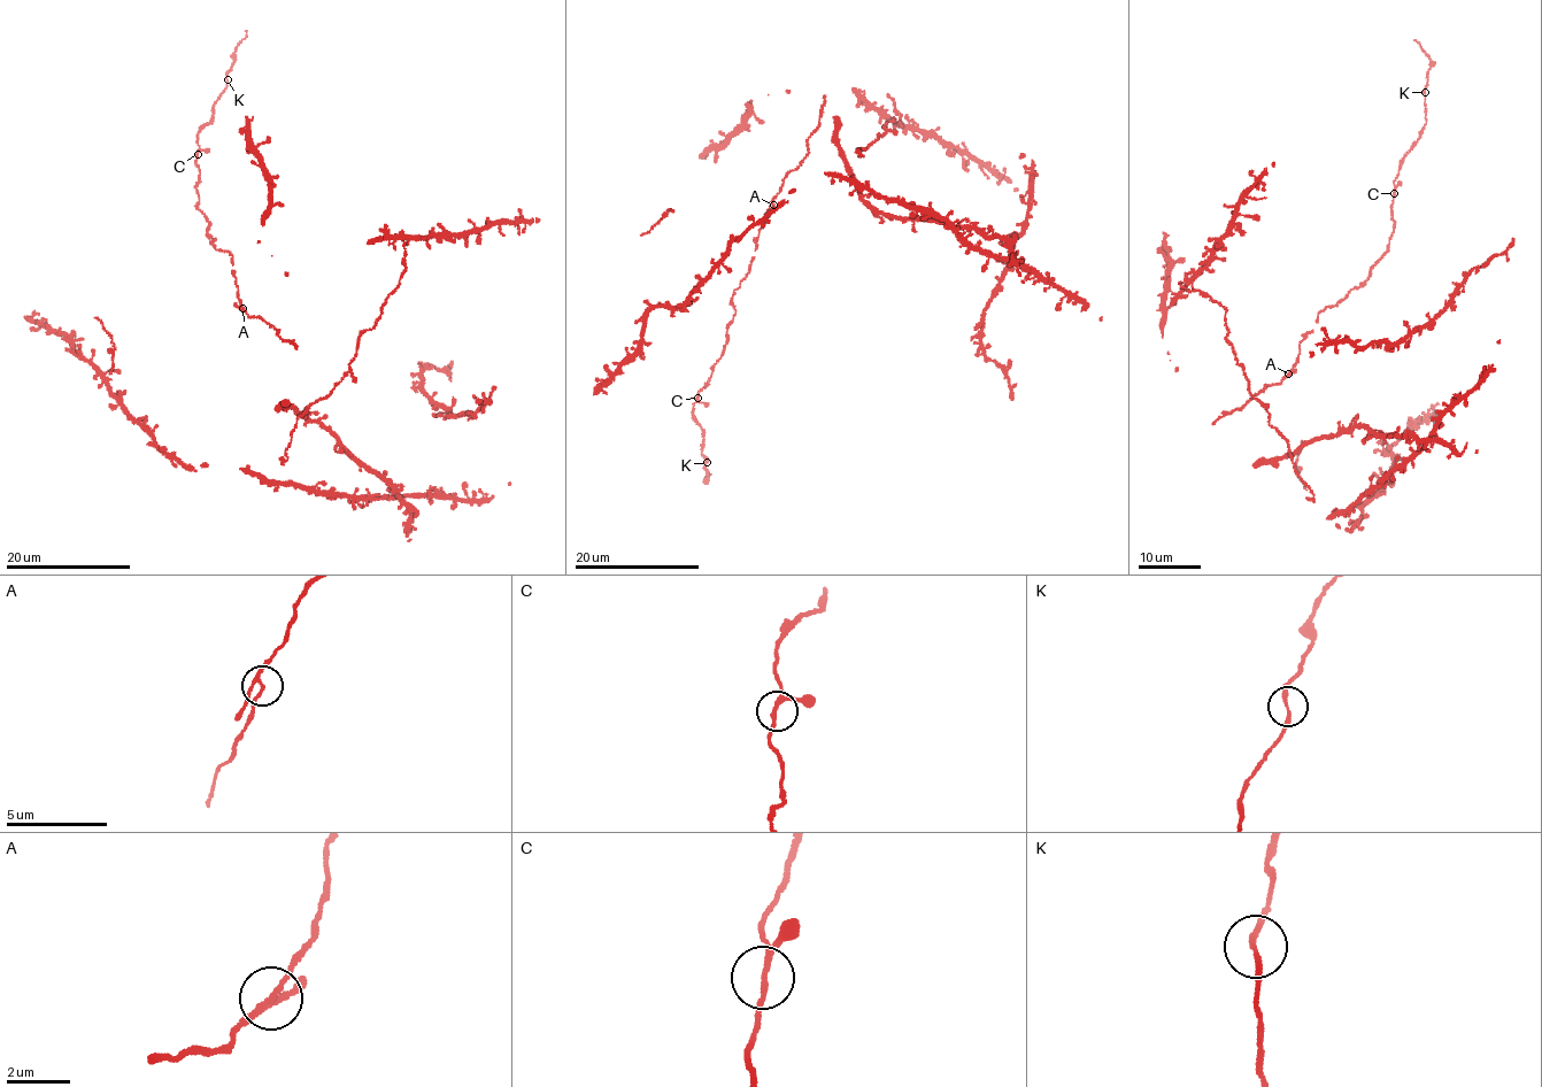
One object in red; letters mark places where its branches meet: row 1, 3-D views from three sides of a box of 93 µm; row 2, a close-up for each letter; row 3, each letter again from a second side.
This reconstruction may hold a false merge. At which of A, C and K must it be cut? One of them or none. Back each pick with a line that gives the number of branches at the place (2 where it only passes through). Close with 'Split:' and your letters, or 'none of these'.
Split: none of these

